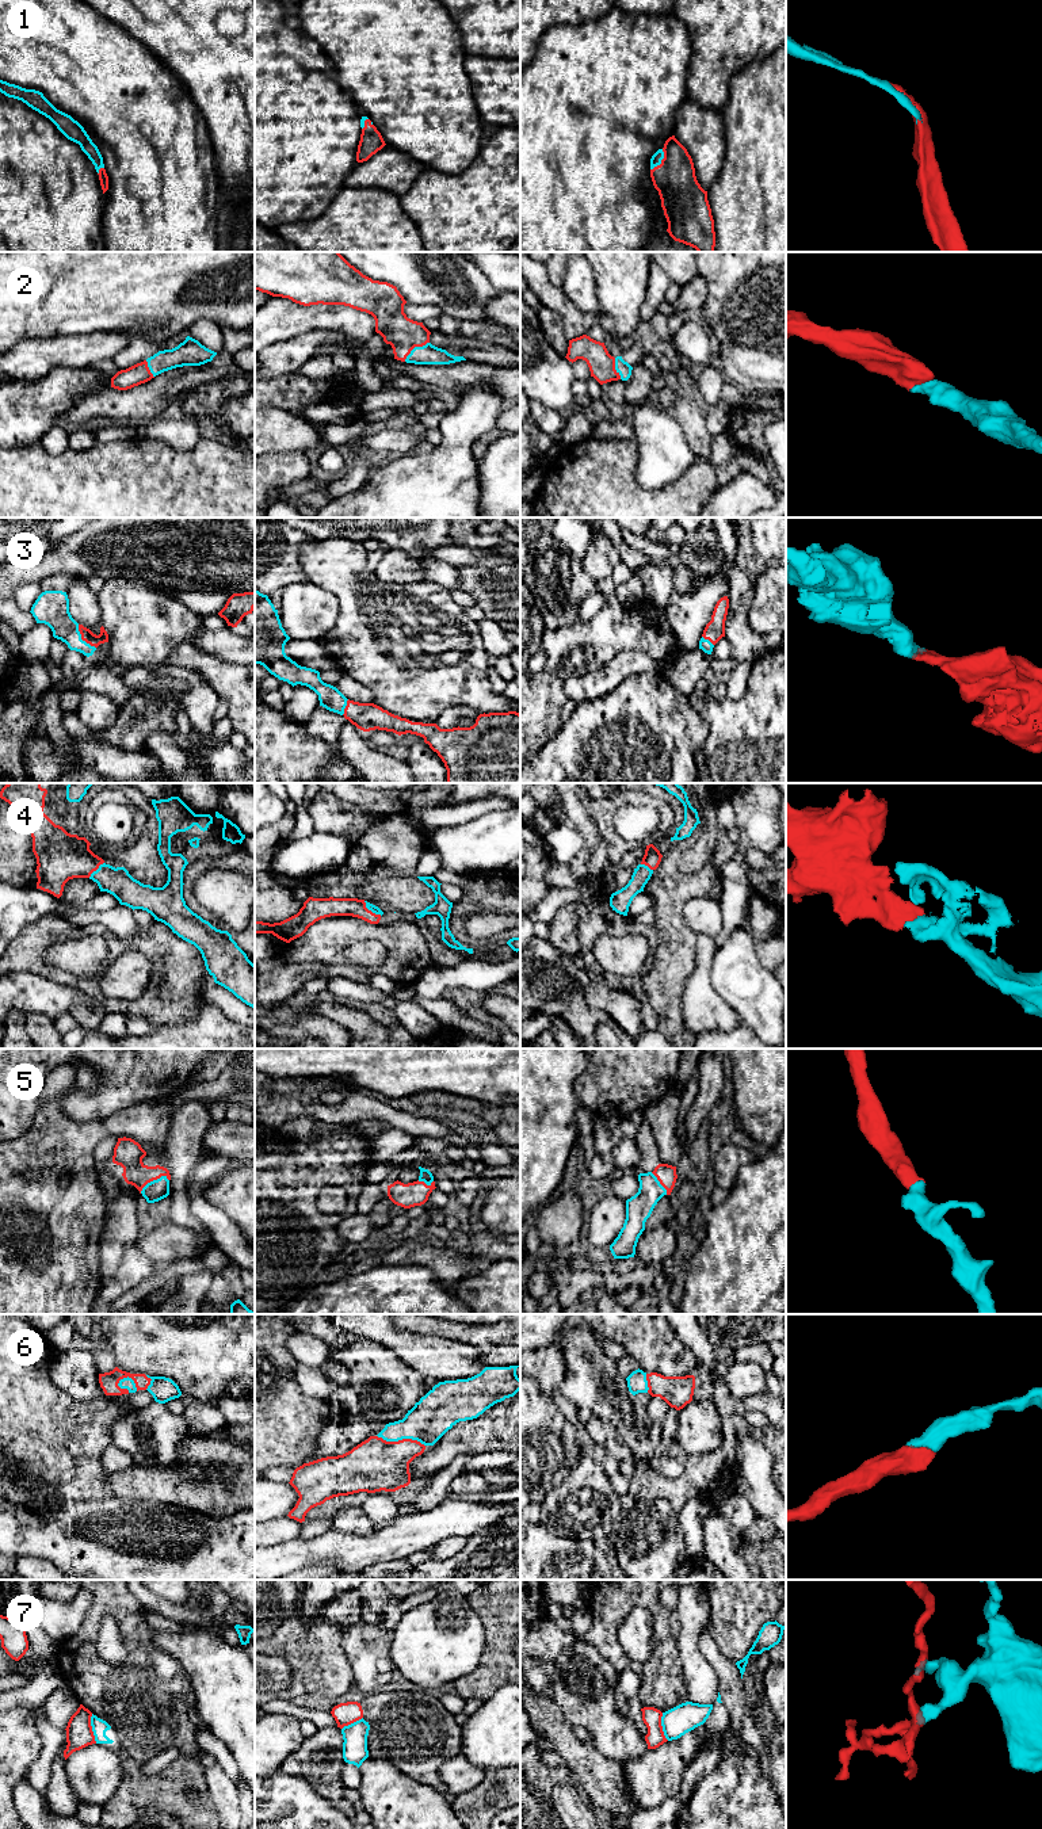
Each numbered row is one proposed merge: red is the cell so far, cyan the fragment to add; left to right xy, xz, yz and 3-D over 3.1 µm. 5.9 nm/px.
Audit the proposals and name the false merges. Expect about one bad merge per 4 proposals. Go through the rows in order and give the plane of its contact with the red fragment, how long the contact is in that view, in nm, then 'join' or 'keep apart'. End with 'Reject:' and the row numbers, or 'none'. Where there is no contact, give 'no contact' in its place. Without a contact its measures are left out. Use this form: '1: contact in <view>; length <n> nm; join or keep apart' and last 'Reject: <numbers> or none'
1: contact in yz; length 150 nm; join
2: contact in xz; length 190 nm; join
3: contact in xy; length 180 nm; join
4: contact in xz; length 140 nm; join
5: contact in xy; length 190 nm; join
6: contact in xz; length 300 nm; join
7: contact in xy; length 180 nm; keep apart
Reject: 7

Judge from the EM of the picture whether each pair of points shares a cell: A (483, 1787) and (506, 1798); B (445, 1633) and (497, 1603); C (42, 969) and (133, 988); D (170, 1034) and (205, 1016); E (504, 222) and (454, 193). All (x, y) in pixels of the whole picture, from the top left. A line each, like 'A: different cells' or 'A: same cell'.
A: same cell
B: different cells
C: different cells
D: same cell
E: same cell

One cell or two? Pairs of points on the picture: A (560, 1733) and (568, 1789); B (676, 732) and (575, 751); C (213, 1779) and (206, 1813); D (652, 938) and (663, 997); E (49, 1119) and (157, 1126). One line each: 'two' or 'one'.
A: two
B: one
C: two
D: two
E: two

